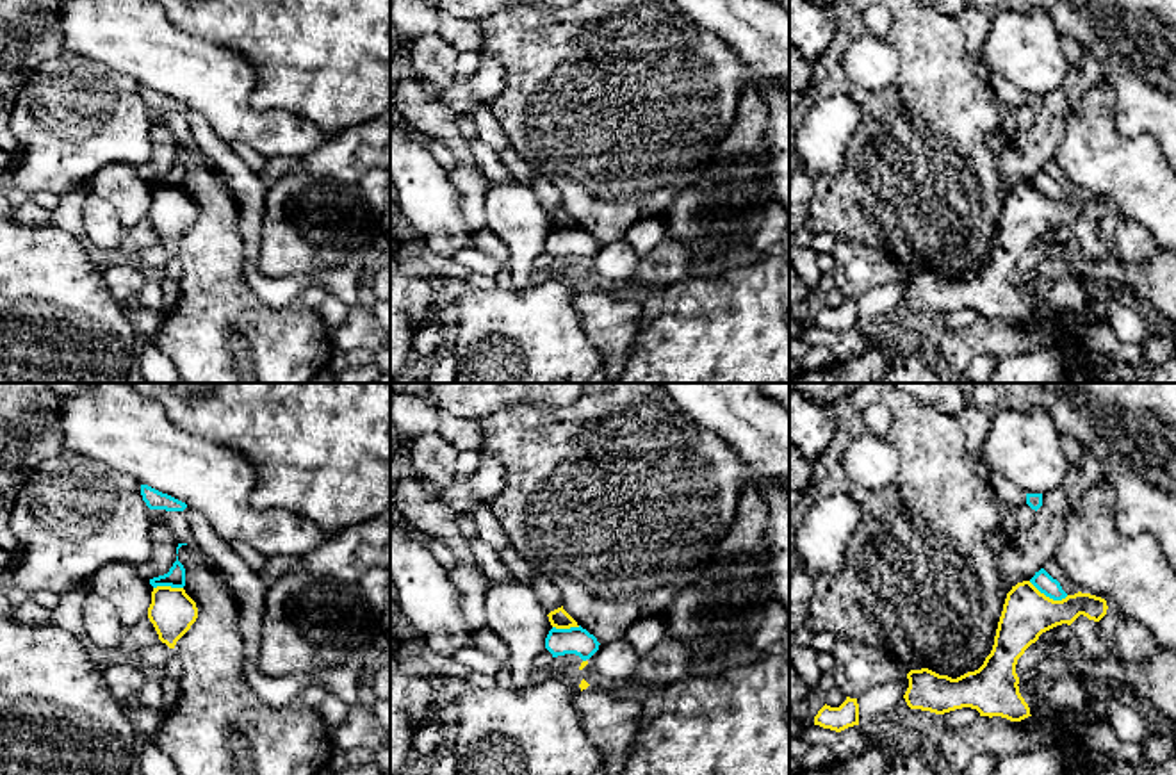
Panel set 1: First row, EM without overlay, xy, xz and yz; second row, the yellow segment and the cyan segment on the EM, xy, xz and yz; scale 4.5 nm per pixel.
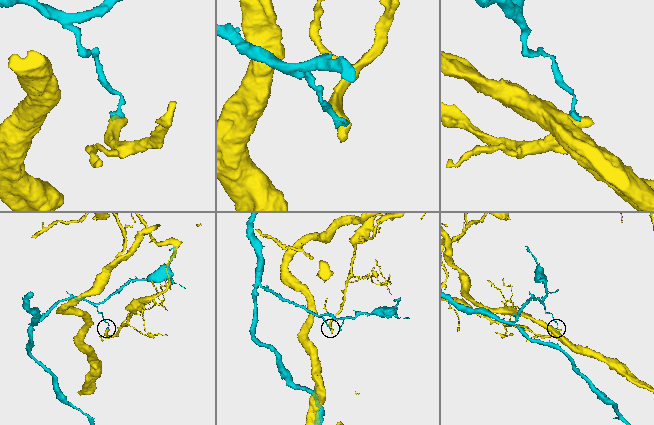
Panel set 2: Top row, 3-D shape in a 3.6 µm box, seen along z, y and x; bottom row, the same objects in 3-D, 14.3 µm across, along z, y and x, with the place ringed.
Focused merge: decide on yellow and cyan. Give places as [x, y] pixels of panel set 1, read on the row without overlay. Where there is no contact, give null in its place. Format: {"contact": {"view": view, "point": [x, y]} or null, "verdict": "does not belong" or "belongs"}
{"contact": {"view": "yz", "point": [1048, 198]}, "verdict": "does not belong"}

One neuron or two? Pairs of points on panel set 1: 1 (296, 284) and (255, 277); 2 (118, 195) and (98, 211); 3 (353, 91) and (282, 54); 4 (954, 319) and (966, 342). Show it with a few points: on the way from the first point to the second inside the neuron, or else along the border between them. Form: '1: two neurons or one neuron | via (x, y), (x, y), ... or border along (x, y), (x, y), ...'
1: one neuron | via (285, 285), (266, 285)
2: two neurons | border along (91, 193), (104, 198), (116, 211)
3: one neuron | via (335, 73), (316, 54), (300, 54)
4: two neurons | border along (980, 318), (964, 326), (945, 330)

